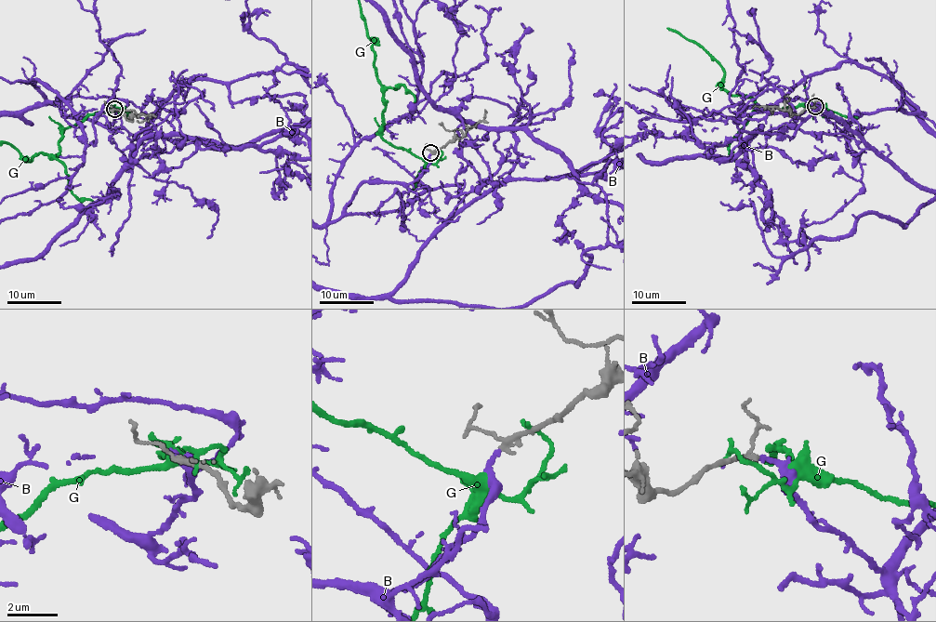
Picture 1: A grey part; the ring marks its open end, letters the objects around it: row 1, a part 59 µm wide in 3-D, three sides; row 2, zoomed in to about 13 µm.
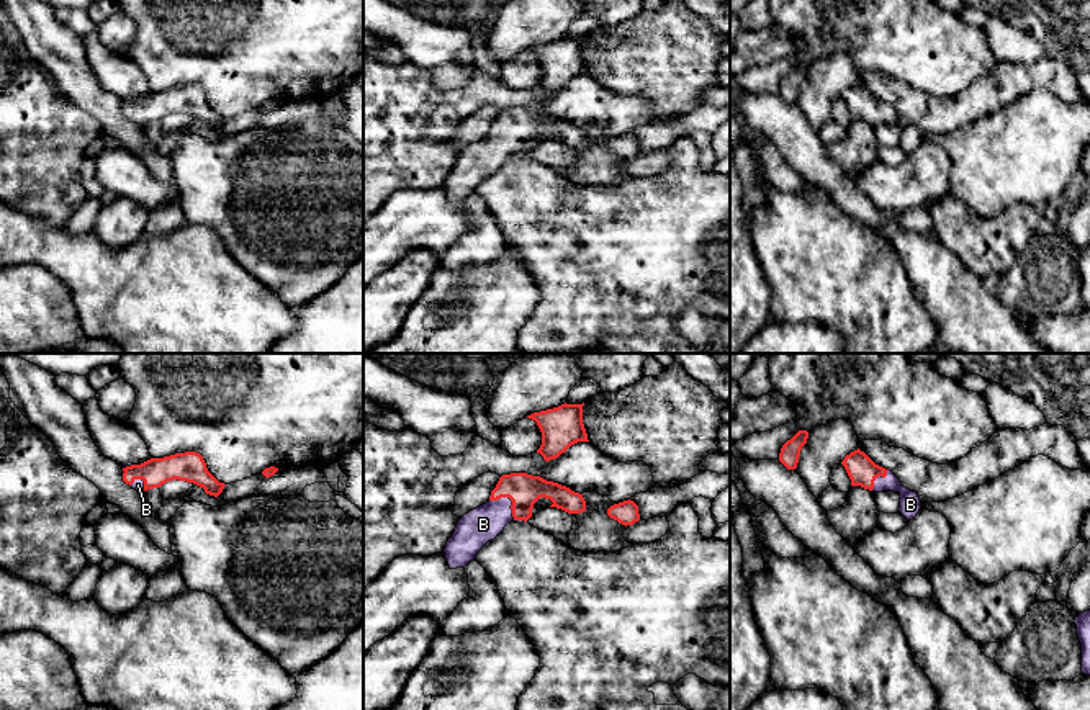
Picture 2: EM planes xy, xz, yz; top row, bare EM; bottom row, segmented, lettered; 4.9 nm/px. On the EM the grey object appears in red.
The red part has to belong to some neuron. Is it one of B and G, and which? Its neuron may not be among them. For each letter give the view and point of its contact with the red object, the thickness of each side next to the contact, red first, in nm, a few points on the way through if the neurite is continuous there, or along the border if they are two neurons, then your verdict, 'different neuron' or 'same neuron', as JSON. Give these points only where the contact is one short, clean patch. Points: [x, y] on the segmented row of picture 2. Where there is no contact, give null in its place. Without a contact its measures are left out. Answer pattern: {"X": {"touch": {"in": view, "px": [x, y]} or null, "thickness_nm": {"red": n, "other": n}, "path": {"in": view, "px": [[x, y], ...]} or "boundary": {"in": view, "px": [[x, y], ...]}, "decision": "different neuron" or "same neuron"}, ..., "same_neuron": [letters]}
{"B": {"touch": {"in": "xz", "px": [509, 498]}, "thickness_nm": {"red": 160, "other": 180}, "path": {"in": "xz", "px": [[524, 489], [509, 498], [483, 524]]}, "decision": "same neuron"}, "G": {"touch": null, "decision": "different neuron"}, "same_neuron": ["B"]}

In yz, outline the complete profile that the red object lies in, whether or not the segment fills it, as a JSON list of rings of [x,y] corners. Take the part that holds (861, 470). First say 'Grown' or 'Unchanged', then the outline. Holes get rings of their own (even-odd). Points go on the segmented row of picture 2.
Grown. [[[859,448],[851,452],[841,461],[845,466],[851,486],[861,486],[872,492],[894,491],[900,494],[899,512],[912,520],[921,509],[921,501],[917,492],[902,486],[900,479],[889,470],[876,465],[864,452]]]

